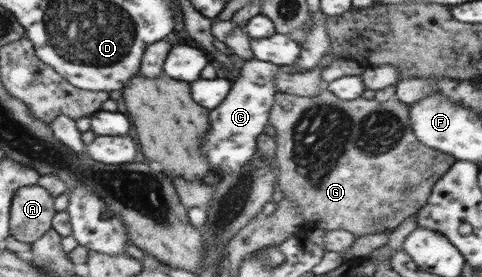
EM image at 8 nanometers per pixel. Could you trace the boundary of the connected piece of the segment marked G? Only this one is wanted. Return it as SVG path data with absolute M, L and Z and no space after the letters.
M326 87L320 95L314 97L302 97L299 95L276 94L272 111L269 113L269 124L276 129L276 159L277 168L280 171L278 188L282 190L283 196L286 196L290 202L294 202L300 212L302 212L303 220L306 223L314 222L323 225L328 231L344 230L354 234L357 238L375 233L391 233L405 219L416 214L424 205L432 194L432 186L440 180L440 177L448 171L454 164L454 156L450 156L425 146L413 134L411 123L409 120L409 109L407 105L393 98L385 102L377 102L376 100L366 100L364 98L341 100Z

